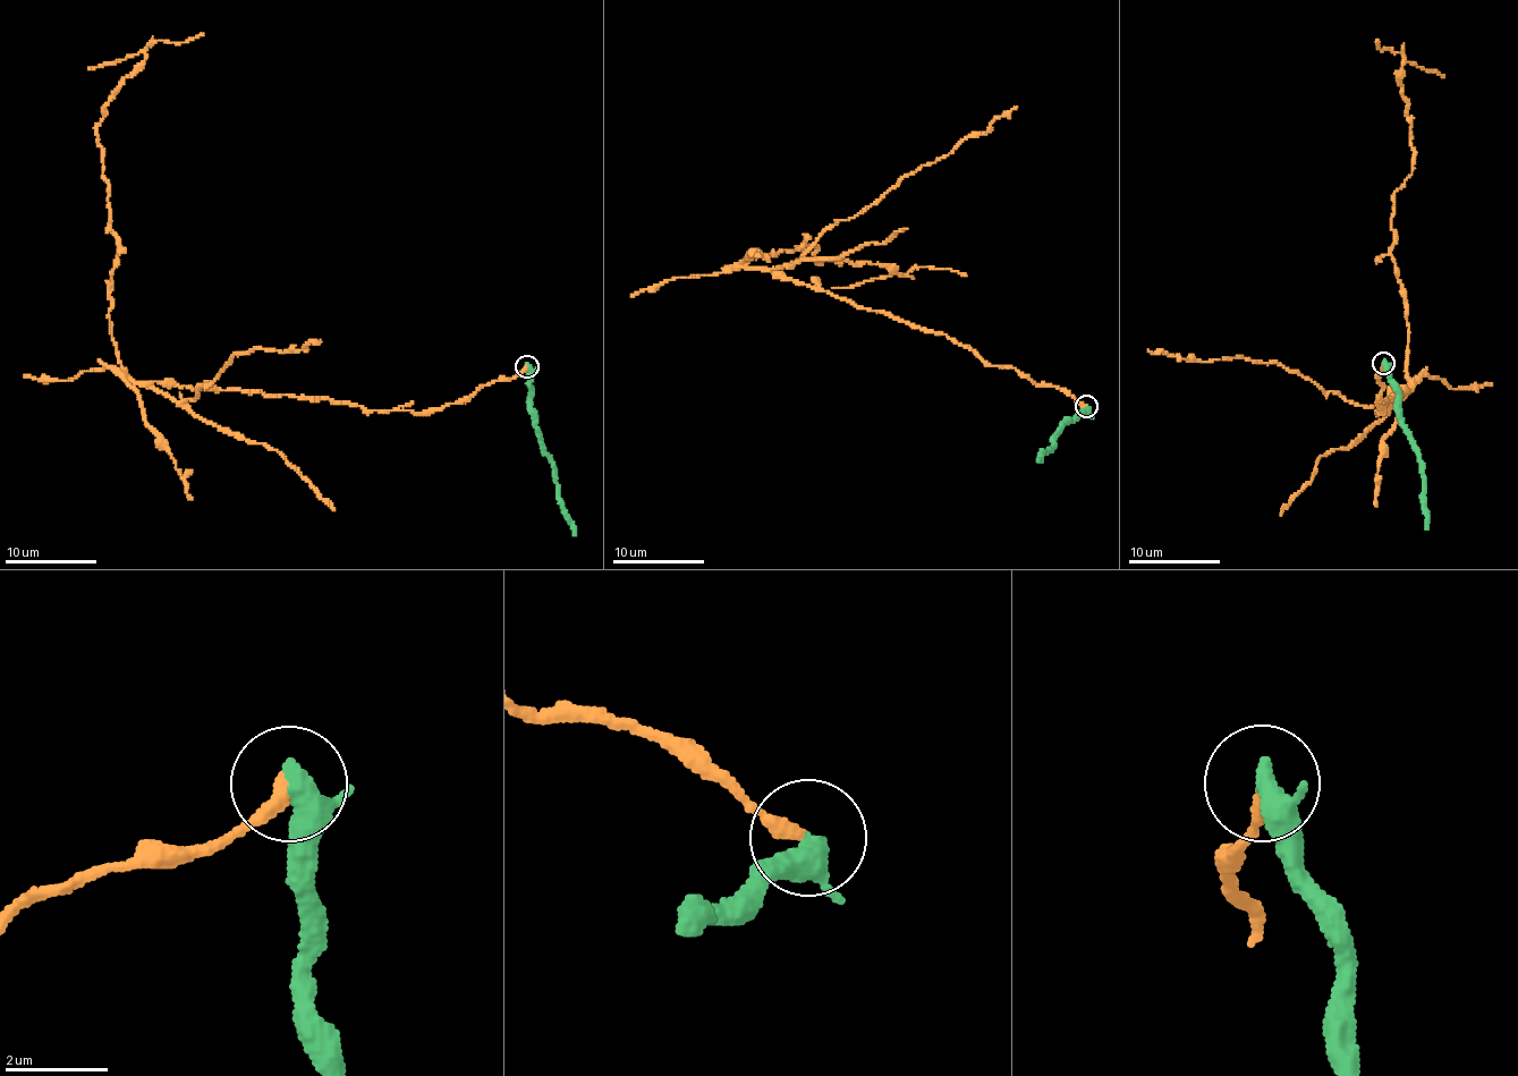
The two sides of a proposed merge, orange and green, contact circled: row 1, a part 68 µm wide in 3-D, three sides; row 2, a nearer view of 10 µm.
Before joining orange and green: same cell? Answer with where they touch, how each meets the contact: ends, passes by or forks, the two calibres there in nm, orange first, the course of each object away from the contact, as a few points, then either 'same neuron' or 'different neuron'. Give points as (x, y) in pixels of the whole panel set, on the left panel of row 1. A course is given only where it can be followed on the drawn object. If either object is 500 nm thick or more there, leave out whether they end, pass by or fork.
(527, 366) | orange ends | green passes by | 280/360 nm | orange via (527, 367), (412, 413), (125, 372), (109, 308), (118, 239), (98, 124), (147, 45), (203, 33) | green via (527, 367), (532, 424), (541, 452), (554, 468), (558, 503), (576, 535) | different neuron

